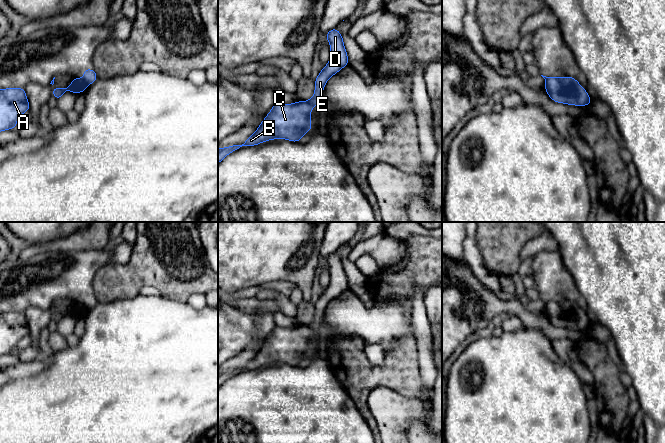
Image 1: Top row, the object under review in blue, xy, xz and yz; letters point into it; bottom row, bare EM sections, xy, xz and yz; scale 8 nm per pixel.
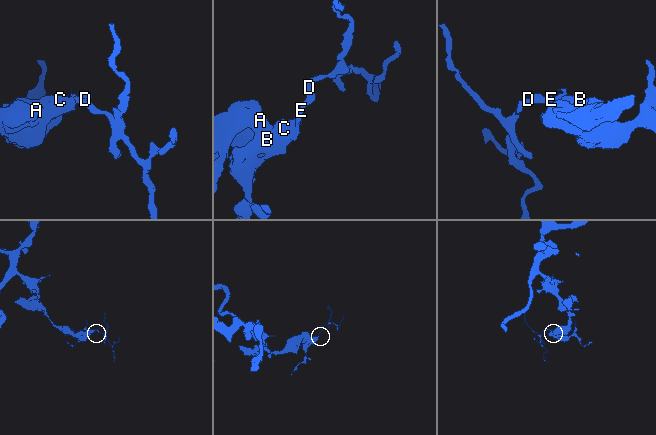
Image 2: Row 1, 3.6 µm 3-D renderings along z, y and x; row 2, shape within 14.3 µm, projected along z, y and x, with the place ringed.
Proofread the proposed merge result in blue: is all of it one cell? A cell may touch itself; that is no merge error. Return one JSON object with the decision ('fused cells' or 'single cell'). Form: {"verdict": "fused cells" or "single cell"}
{"verdict": "fused cells"}

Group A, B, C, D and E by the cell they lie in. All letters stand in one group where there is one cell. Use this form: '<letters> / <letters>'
A B C / D E

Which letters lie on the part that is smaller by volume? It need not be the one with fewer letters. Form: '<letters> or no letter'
D, E

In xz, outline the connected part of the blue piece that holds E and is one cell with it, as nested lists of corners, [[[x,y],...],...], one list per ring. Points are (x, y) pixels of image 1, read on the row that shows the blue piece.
[[[336,27],[326,33],[326,39],[330,44],[330,59],[314,80],[314,95],[307,101],[311,106],[320,104],[323,89],[328,79],[349,64],[348,55],[343,43],[343,36]]]

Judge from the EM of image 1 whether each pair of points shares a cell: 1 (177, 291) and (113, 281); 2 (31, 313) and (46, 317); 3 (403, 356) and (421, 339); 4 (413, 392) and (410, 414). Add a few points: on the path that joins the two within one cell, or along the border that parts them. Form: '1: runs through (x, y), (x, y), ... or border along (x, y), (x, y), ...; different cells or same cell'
1: runs through (161, 279), (129, 279); same cell
2: runs through (35, 316), (42, 317); same cell
3: border along (414, 337), (419, 368); different cells
4: border along (390, 389), (415, 398), (422, 405), (423, 414); different cells

